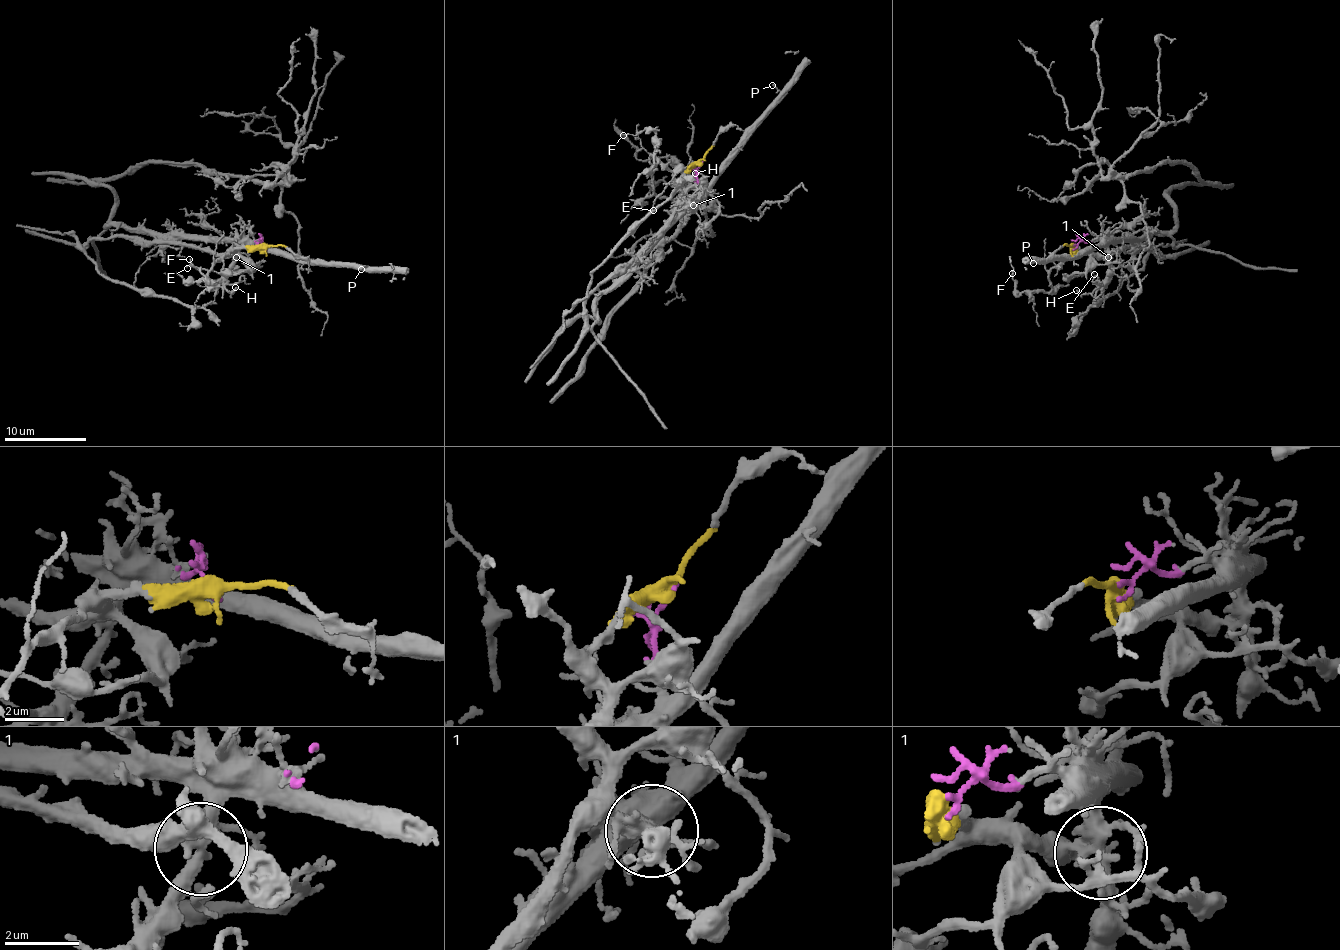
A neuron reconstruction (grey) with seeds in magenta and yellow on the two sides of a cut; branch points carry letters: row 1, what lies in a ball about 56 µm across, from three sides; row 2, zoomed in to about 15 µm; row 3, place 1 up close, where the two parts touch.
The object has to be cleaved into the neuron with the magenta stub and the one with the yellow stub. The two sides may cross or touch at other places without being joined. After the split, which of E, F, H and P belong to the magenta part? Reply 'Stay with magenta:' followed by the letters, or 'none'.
Stay with magenta: H, P

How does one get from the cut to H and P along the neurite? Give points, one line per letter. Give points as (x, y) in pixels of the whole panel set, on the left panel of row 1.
H: (267, 245), (252, 241), (238, 249), (233, 268), (224, 279), (224, 287), (230, 292), (236, 286)
P: (267, 245), (256, 243), (296, 260), (321, 258), (364, 266), (360, 269)

